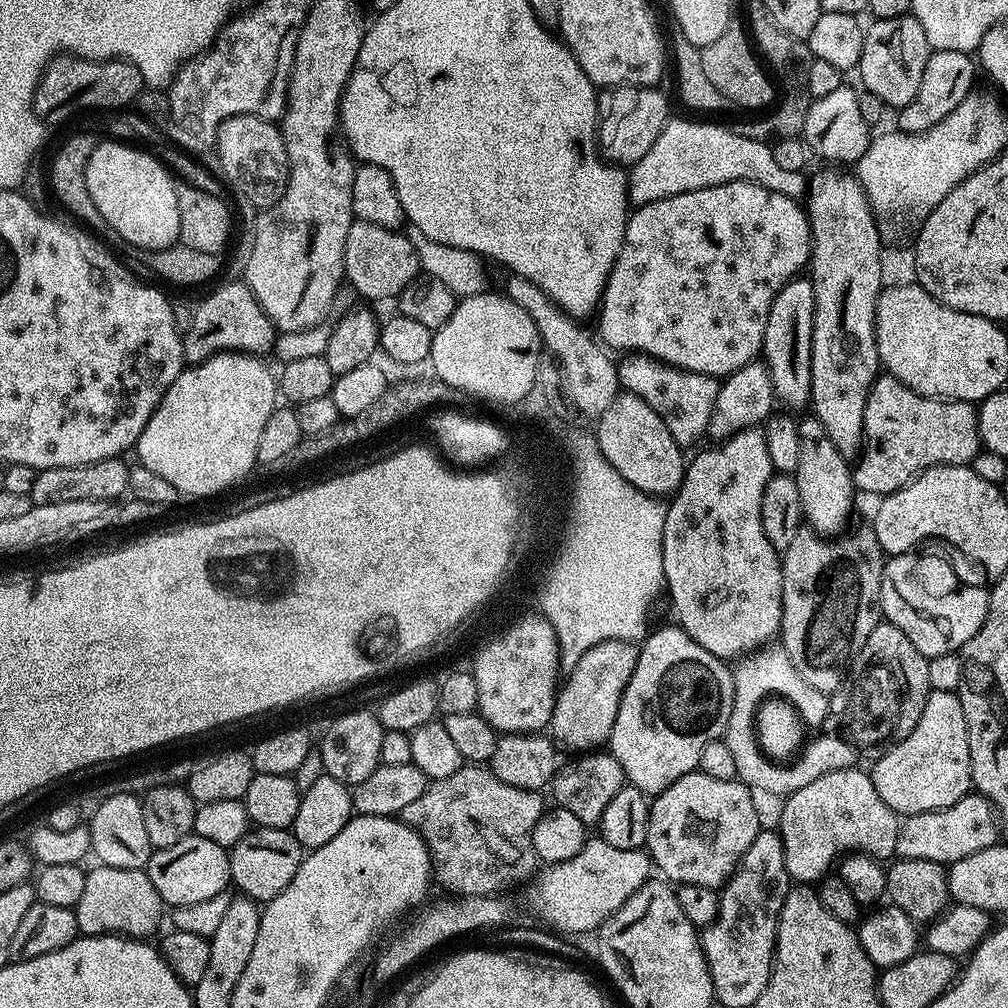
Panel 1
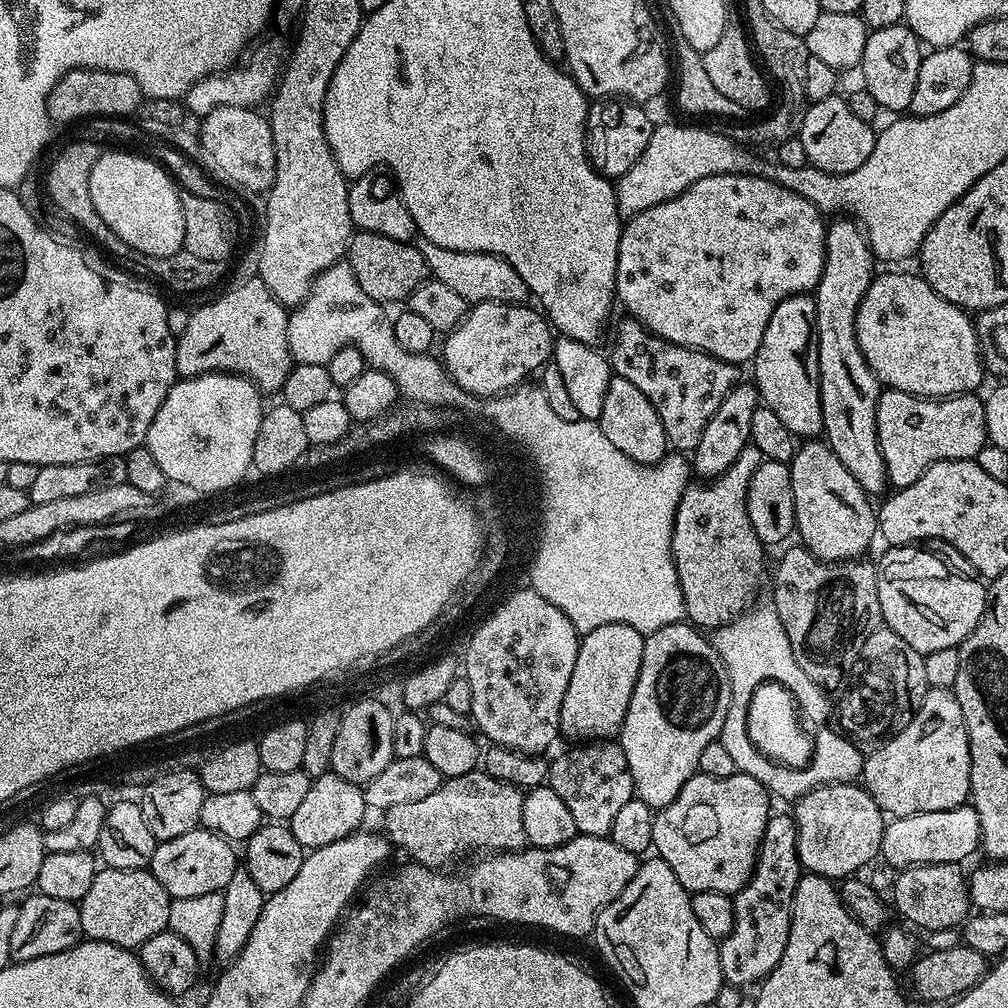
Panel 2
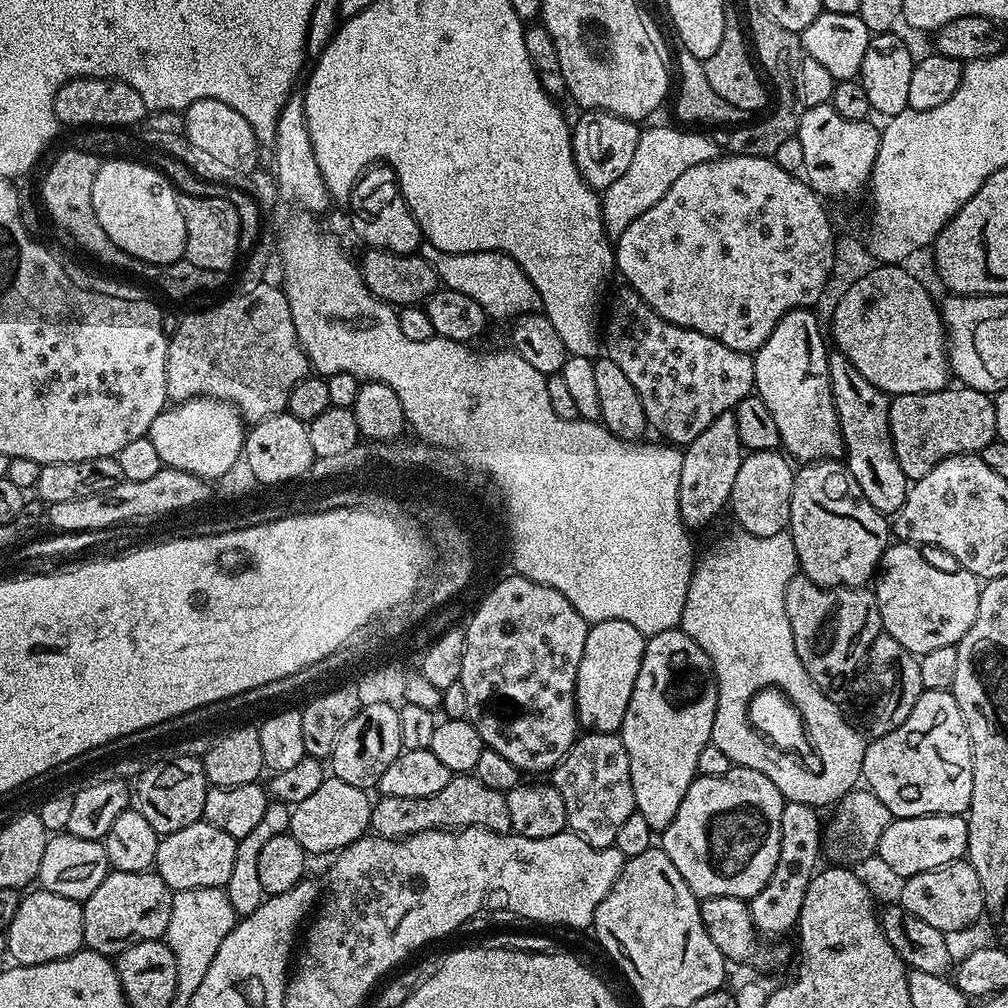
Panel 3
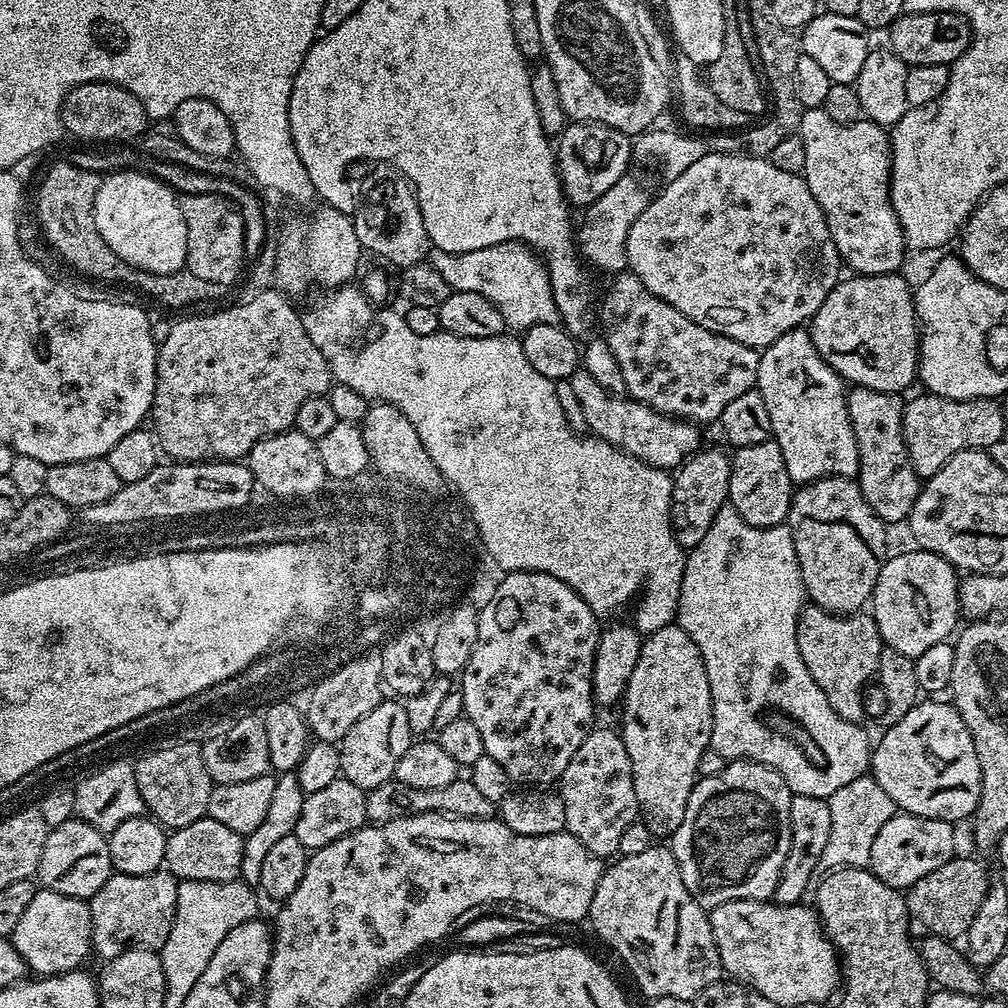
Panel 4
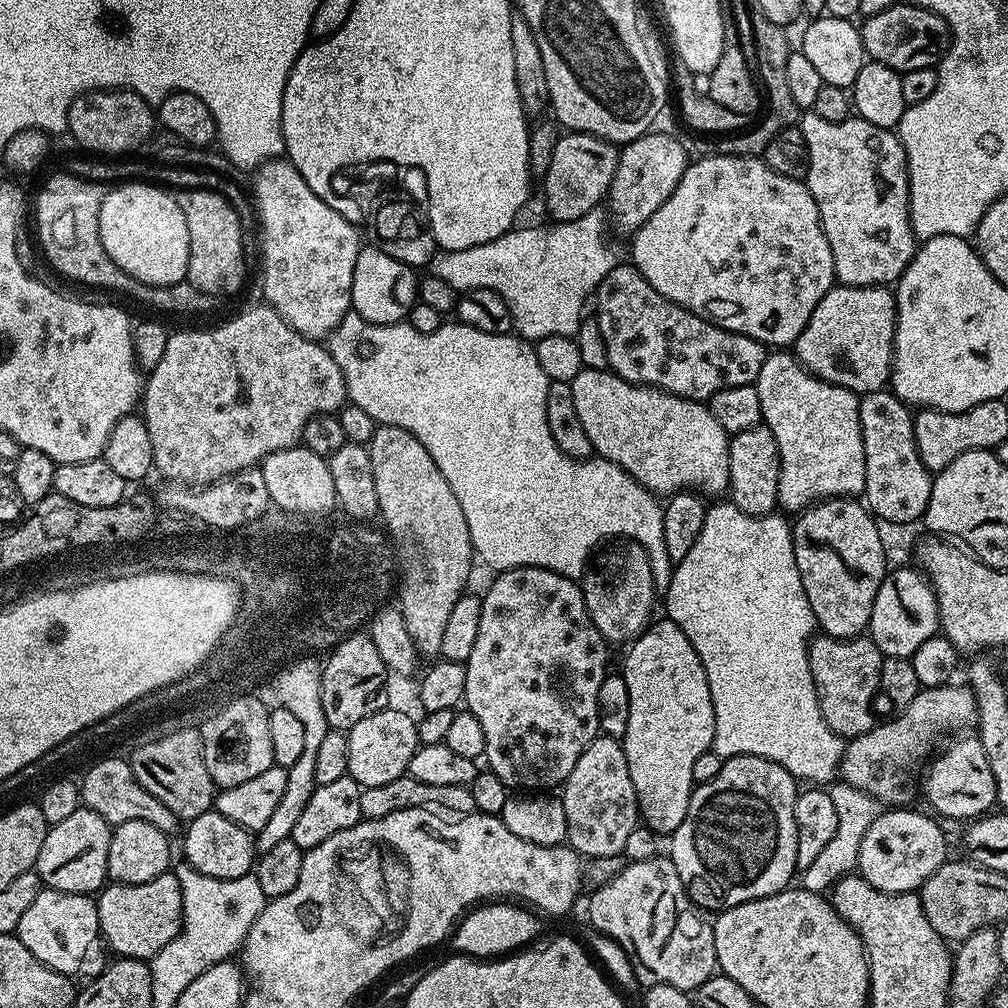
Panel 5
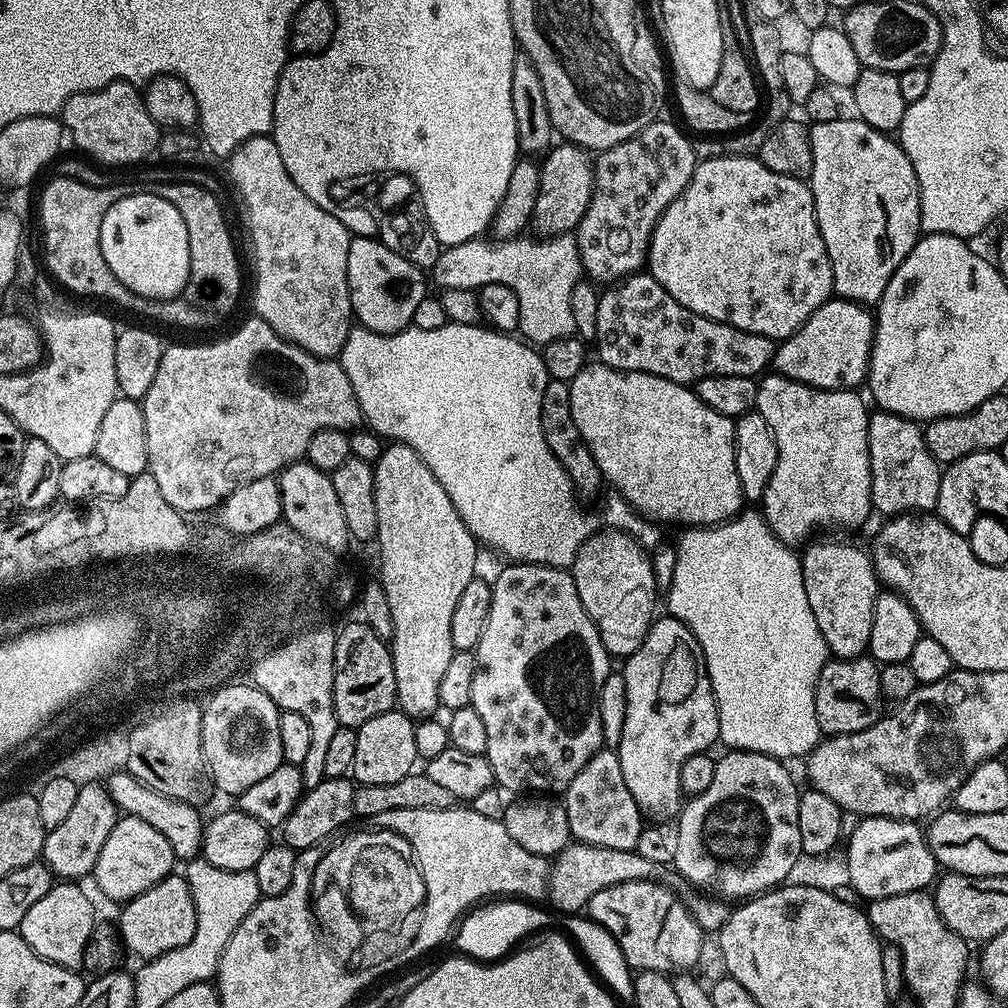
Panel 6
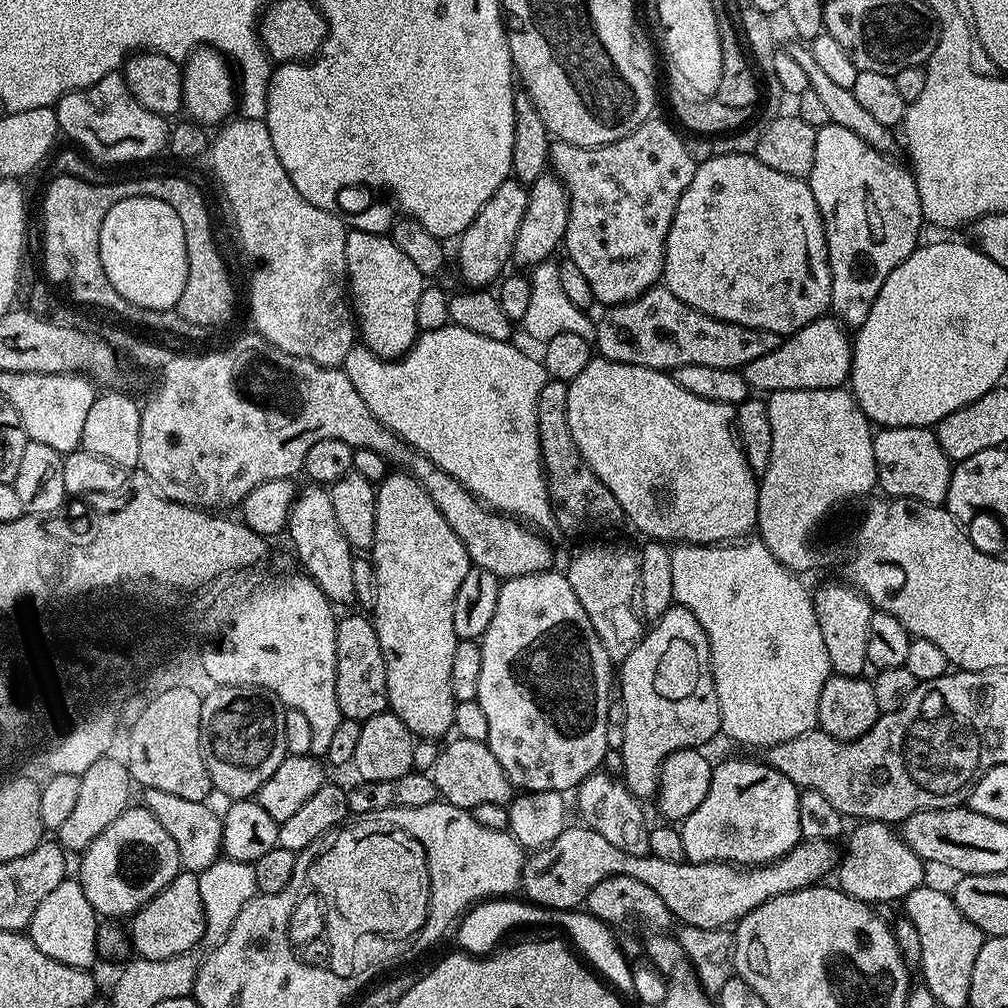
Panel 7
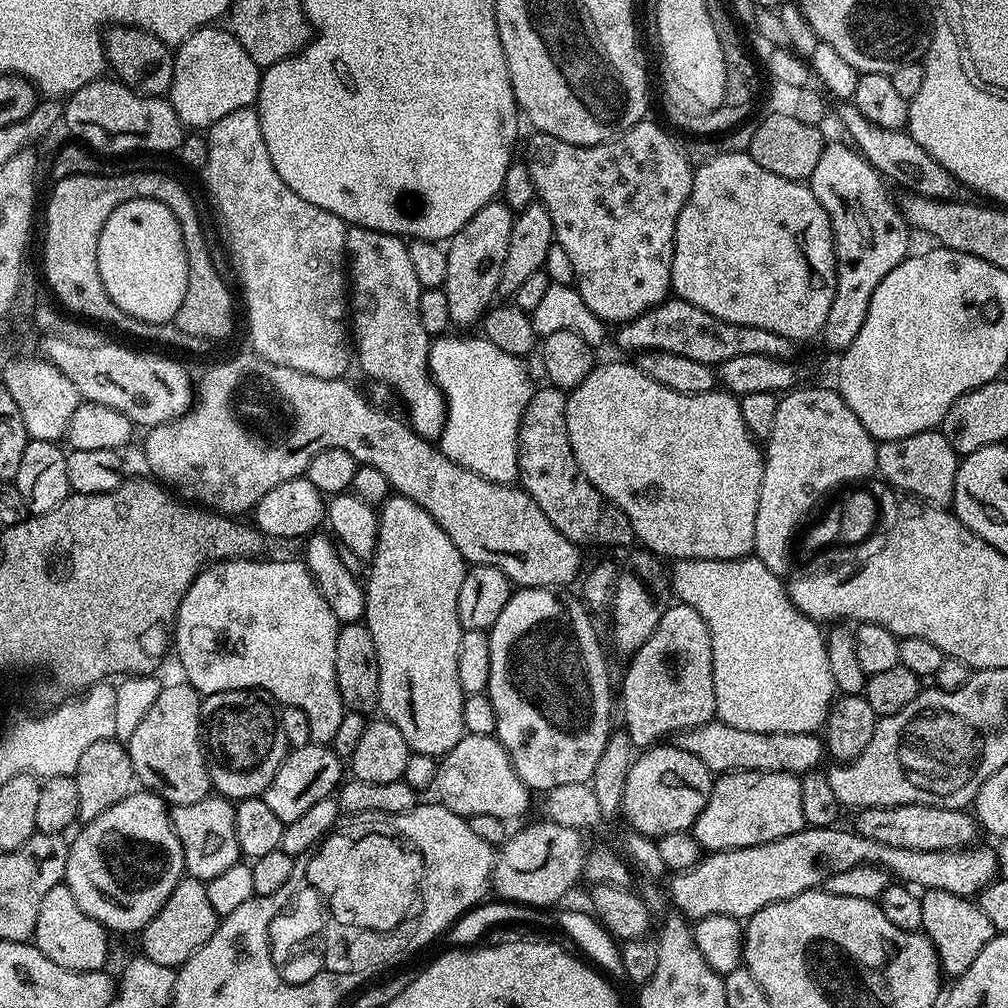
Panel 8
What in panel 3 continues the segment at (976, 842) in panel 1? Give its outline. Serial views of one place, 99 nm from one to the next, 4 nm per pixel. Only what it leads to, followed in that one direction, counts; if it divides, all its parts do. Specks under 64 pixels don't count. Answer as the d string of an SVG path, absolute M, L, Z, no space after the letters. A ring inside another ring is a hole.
M958 816L893 818L880 838L880 860L899 878L922 874L955 860L965 859L968 850L968 821Z

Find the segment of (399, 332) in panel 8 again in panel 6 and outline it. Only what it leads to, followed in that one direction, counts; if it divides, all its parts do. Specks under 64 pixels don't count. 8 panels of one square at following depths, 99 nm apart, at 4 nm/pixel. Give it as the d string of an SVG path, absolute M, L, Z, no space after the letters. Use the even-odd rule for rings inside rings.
M372 234L352 236L346 258L346 278L352 315L358 321L359 327L387 336L411 325L414 309L426 295L425 273L406 258L402 258L402 254L394 254L390 246L386 246Z

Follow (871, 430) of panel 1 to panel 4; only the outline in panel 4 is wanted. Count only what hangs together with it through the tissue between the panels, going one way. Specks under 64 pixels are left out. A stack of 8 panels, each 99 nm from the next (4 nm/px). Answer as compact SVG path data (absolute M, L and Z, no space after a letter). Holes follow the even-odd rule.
M931 394L916 396L905 403L902 438L914 470L922 478L938 474L942 466L959 452L979 452L1005 439L1004 412L992 398L951 400Z

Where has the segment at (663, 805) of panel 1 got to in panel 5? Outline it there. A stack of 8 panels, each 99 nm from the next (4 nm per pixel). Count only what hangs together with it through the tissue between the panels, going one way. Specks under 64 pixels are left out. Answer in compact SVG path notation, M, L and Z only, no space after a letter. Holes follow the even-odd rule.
M761 756L727 757L722 770L718 770L710 782L693 787L686 818L682 818L682 826L671 833L670 858L688 891L688 897L697 908L733 908L742 902L783 892L793 883L792 875L796 876L798 872L798 830L794 826L797 791L795 776Z

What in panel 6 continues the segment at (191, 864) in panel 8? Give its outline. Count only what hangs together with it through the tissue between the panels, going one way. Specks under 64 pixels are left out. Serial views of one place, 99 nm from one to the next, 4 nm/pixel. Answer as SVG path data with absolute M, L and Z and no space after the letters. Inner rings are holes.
M127 770L109 774L106 777L106 787L110 798L123 815L142 818L142 822L154 826L154 830L158 830L158 834L162 834L162 838L170 842L170 850L174 850L177 861L187 862L201 855L204 846L205 821L200 820L201 809L197 805L170 798L146 786Z

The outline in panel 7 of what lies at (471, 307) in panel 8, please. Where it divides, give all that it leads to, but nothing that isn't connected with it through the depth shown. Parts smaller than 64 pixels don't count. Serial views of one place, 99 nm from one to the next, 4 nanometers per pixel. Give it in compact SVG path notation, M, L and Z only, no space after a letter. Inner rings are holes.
M515 178L506 179L502 186L498 186L498 190L494 190L494 194L490 194L488 201L480 207L476 217L465 226L463 232L459 233L460 249L456 252L456 260L460 263L461 278L468 283L465 285L491 285L488 283L492 279L495 281L505 271L504 267L509 267L514 238L518 238L518 226L526 215L527 201L528 188Z

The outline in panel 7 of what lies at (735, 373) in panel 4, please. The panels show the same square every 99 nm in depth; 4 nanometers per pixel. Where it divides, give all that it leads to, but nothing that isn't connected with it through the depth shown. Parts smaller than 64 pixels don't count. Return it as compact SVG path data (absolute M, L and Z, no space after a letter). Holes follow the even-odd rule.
M657 286L646 290L638 298L625 304L605 307L595 321L594 348L608 360L656 368L671 373L682 366L722 366L743 370L754 358L770 354L780 345L777 332L758 330L750 326L738 326L734 322L719 320L691 308L682 302L669 288Z

